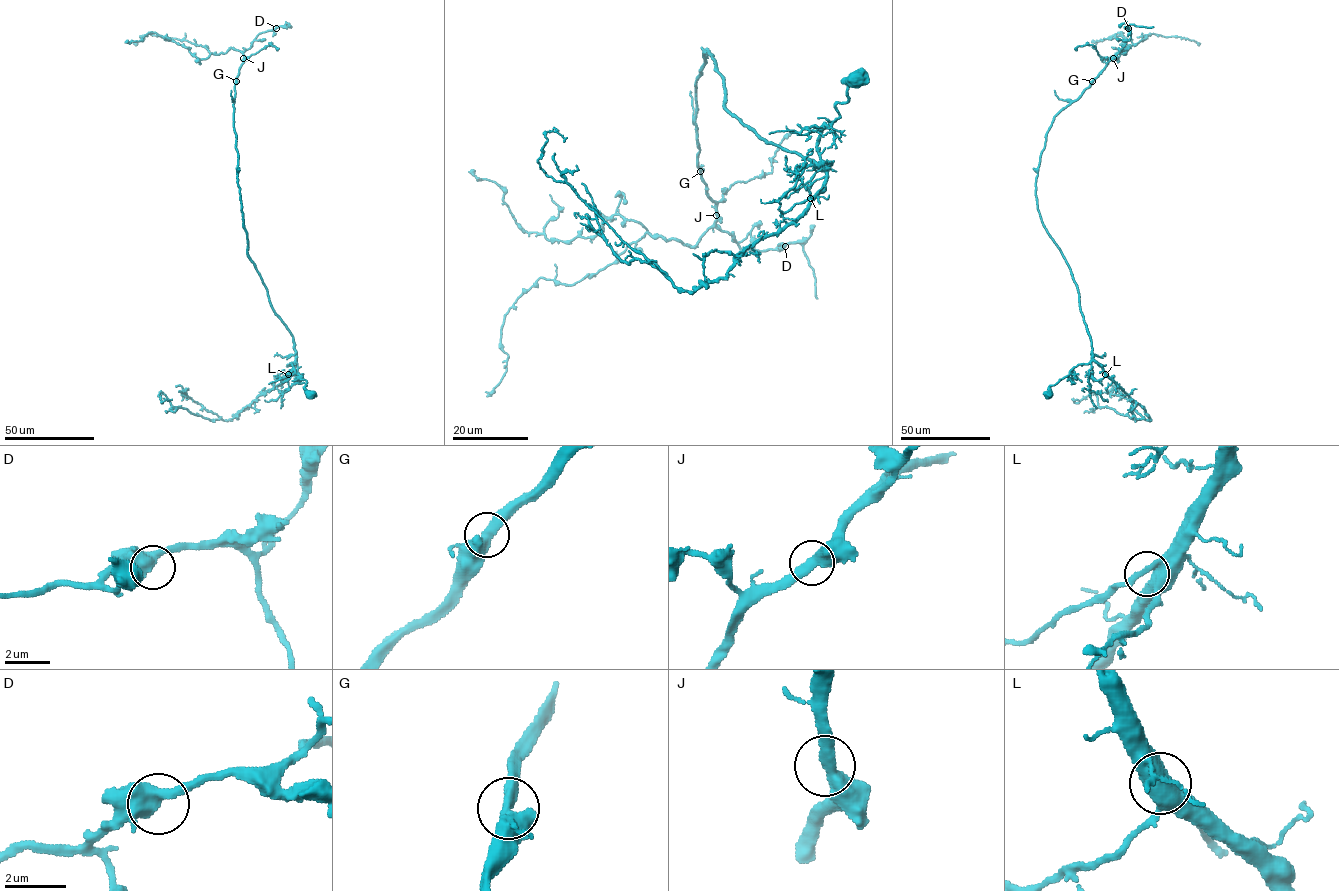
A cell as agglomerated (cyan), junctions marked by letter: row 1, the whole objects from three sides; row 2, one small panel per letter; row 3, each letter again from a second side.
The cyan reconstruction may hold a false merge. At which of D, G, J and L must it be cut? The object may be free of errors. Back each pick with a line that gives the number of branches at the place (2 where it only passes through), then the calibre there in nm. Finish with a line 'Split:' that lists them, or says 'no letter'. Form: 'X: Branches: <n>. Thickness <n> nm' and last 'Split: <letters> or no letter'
Split: no letter

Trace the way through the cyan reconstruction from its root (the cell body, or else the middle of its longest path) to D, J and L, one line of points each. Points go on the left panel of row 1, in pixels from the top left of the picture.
D: (310, 394), (292, 365), (293, 337), (247, 253), (238, 185), (235, 82), (243, 53), (259, 34), (276, 28)
J: (310, 394), (292, 365), (293, 337), (273, 309), (247, 253), (233, 105), (243, 58)
L: (310, 394), (305, 388), (307, 381), (300, 379), (302, 376), (292, 365), (296, 360), (288, 374)

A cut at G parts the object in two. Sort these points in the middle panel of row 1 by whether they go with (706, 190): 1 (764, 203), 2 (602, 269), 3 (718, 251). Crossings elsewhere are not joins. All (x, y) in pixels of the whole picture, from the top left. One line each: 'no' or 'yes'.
1: no
2: yes
3: no

